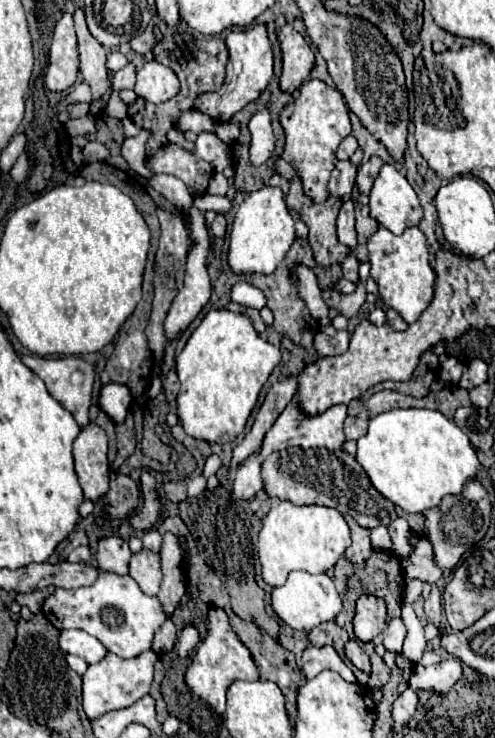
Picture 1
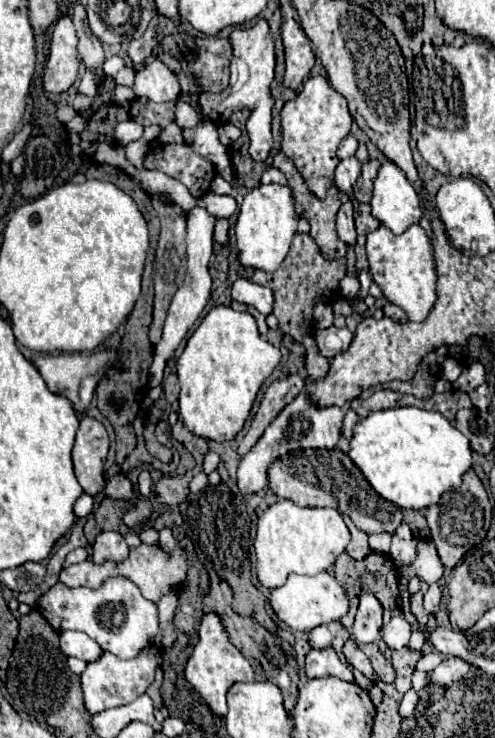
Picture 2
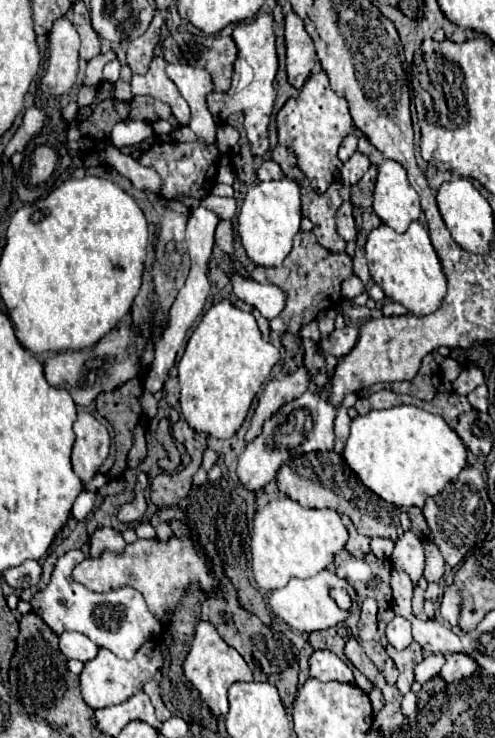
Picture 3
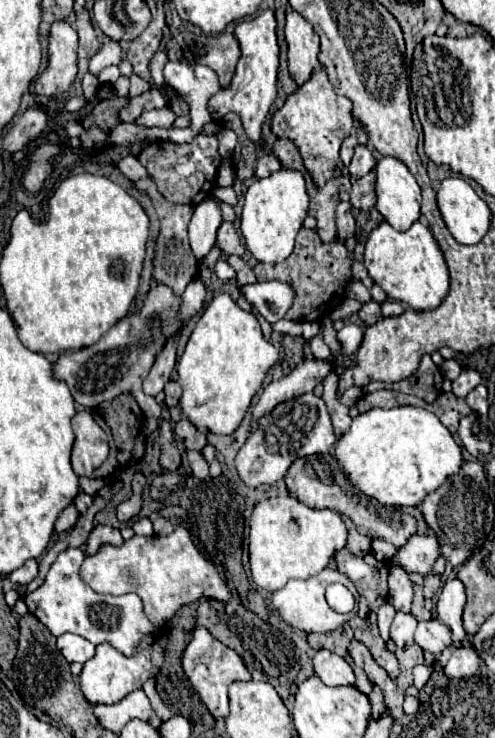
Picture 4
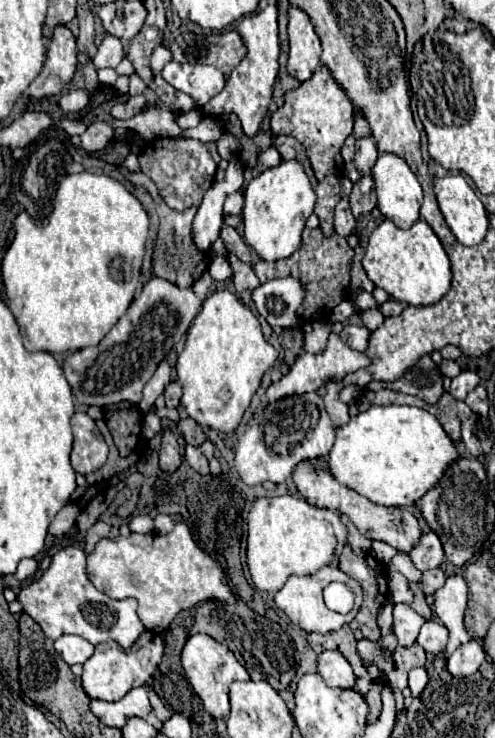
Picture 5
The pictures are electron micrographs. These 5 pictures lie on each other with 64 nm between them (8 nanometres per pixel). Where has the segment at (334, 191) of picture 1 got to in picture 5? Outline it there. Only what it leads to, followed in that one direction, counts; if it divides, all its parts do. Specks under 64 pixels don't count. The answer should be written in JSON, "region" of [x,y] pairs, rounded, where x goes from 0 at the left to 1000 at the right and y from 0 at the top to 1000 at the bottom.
{"region":[[[727,187],[719,190],[719,211],[715,211],[715,225],[727,236],[743,236],[752,225],[760,222],[764,203],[752,187]]]}

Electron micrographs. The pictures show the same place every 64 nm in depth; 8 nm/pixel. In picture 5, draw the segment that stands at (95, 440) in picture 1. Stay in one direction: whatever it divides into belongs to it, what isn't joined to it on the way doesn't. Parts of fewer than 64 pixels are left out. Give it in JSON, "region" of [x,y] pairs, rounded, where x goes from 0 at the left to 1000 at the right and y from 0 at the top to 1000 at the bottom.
{"region":[[[154,558],[145,564],[149,607],[145,607],[145,634],[158,642],[182,642],[198,637],[218,618],[218,604],[198,577],[174,558]]]}

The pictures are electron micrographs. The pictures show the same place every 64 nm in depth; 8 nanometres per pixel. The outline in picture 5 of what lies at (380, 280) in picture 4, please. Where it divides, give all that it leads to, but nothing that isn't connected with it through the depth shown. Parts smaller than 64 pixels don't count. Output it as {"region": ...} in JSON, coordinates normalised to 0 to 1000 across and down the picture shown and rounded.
{"region":[[[776,298],[747,320],[731,360],[743,377],[772,393],[784,396],[792,407],[828,412],[828,415],[869,415],[893,407],[893,401],[909,393],[909,352],[877,317],[877,312],[844,298],[832,309],[808,312],[788,298]]]}

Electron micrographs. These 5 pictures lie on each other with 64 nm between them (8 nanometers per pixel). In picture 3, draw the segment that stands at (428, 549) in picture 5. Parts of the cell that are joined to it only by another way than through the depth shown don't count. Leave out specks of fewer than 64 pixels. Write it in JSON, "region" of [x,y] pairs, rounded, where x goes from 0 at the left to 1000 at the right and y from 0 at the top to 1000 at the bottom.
{"region":[[[824,718],[796,734],[796,748],[788,753],[796,767],[808,767],[820,772],[820,778],[832,783],[832,791],[844,794],[844,786],[857,772],[857,745],[853,734]]]}

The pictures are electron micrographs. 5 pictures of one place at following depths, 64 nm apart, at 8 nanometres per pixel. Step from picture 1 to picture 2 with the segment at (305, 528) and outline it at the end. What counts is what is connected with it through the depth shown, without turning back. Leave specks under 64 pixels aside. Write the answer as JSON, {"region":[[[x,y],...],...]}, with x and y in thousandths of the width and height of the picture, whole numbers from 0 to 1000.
{"region":[[[562,678],[521,705],[513,732],[521,786],[537,797],[574,794],[586,775],[634,780],[663,772],[707,734],[703,713],[675,688],[606,688],[586,678]]]}

